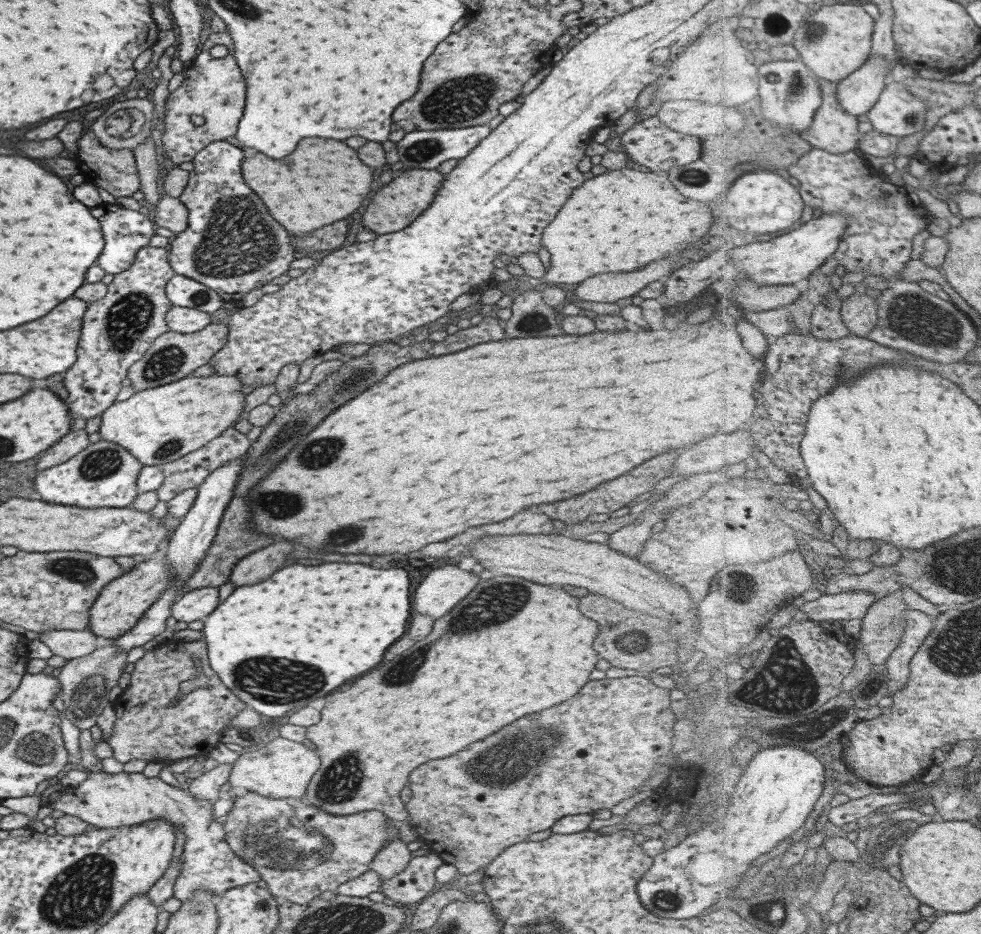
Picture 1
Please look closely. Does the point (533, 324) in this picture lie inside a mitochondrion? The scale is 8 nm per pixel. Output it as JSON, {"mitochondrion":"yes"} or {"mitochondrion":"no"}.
{"mitochondrion":"yes"}

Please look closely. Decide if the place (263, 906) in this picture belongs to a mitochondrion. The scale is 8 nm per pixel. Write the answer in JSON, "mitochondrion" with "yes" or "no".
{"mitochondrion":"yes"}

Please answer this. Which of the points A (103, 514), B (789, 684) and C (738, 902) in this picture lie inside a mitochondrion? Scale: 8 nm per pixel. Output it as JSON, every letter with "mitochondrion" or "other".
{"A":"other","B":"mitochondrion","C":"other"}

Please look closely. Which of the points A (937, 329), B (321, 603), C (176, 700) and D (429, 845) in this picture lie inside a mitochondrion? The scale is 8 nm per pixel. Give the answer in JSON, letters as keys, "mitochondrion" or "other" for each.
{"A":"mitochondrion","B":"other","C":"other","D":"other"}

